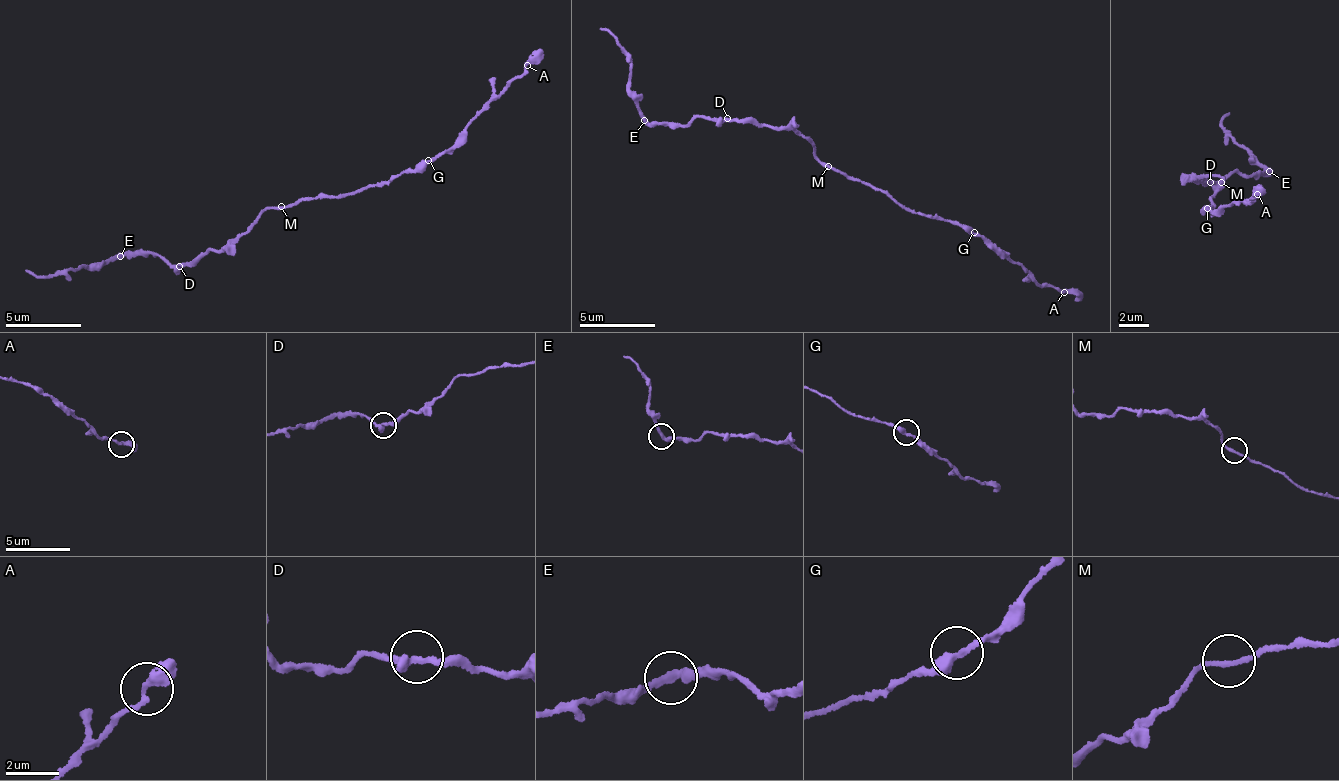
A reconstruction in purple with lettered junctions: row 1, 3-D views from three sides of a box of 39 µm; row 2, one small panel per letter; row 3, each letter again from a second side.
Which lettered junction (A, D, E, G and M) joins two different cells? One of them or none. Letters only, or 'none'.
none

